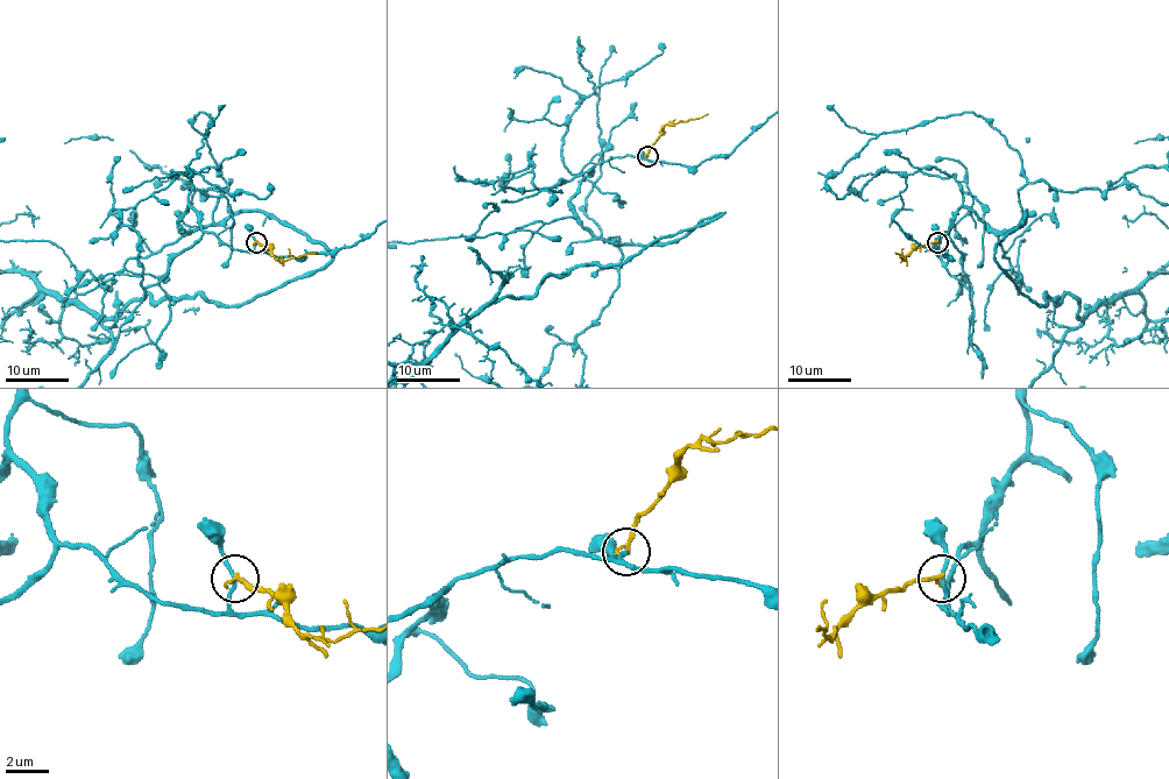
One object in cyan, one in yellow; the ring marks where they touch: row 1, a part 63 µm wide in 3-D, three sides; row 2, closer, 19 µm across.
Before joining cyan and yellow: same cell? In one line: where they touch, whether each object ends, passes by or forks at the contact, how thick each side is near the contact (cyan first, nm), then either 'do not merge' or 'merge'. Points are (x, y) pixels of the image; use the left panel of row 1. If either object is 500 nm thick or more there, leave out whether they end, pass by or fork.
(256, 242) | cyan passes by | yellow ends | 150/240 nm | do not merge

